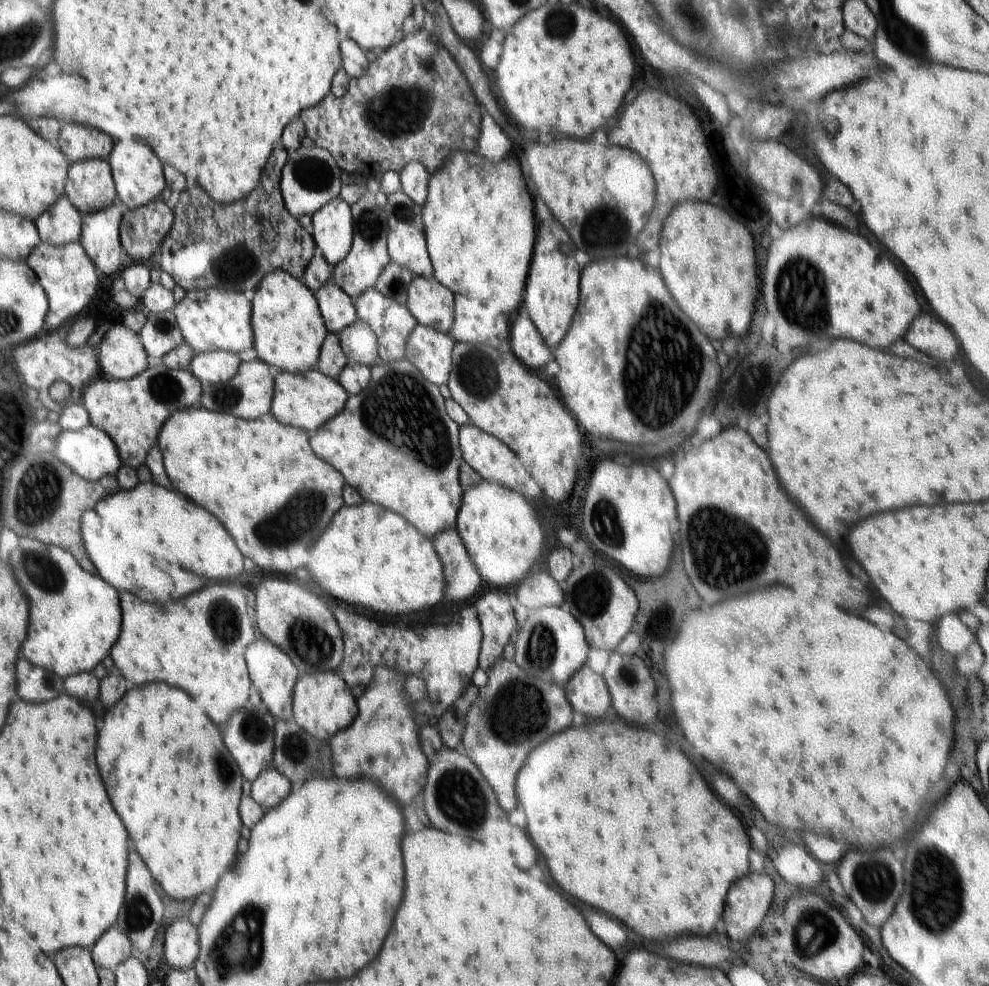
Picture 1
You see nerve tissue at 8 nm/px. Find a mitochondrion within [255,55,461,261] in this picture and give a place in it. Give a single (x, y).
(391, 114)

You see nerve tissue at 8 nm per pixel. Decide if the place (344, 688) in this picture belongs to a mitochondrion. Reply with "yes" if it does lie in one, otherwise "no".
no

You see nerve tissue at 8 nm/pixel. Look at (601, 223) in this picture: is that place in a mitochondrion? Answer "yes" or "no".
yes

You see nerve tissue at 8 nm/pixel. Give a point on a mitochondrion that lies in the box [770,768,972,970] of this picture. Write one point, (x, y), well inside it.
(938, 893)

